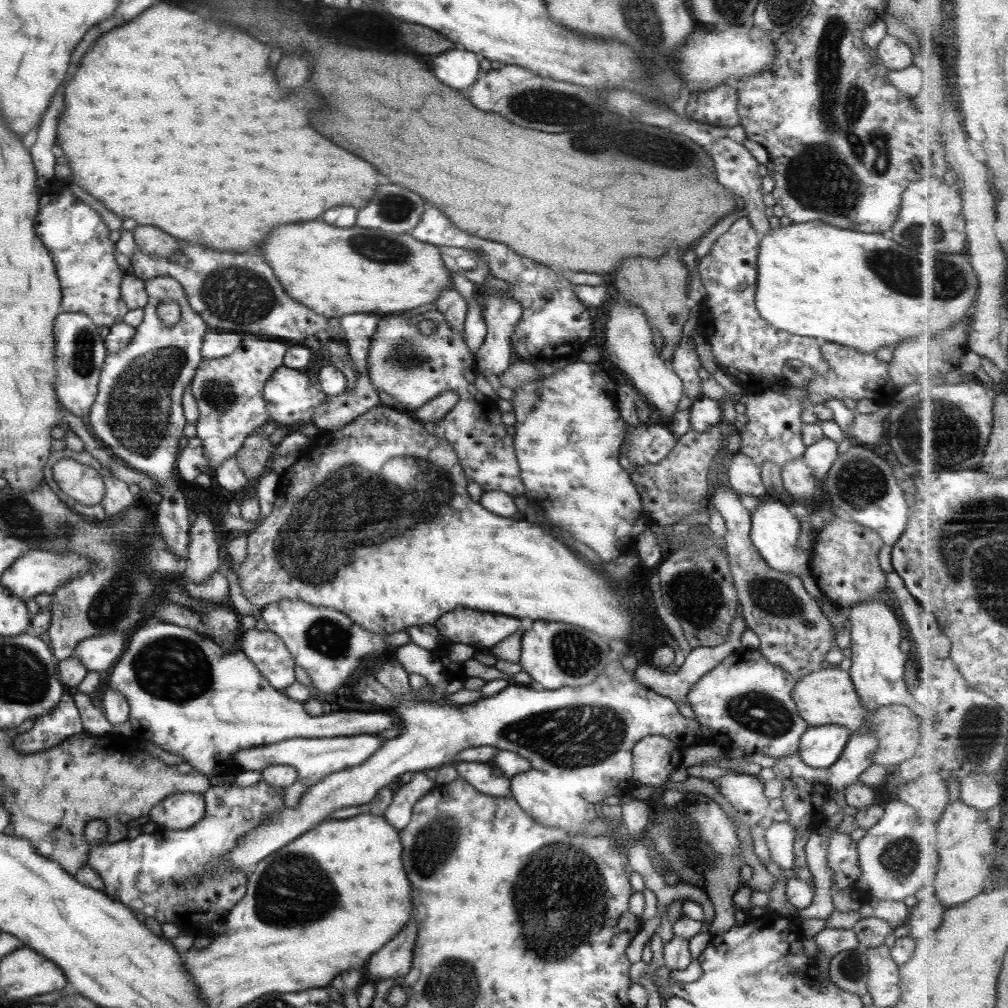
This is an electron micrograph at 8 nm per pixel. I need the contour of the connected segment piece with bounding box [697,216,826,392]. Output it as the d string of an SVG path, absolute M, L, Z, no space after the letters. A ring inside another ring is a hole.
M740 216L732 222L727 231L717 236L711 244L709 252L699 260L699 266L697 266L697 272L706 293L700 303L699 327L701 328L701 334L709 343L711 354L715 358L719 369L728 374L744 390L754 392L768 390L773 384L786 384L783 375L781 375L781 368L783 368L783 363L787 359L795 359L807 364L814 374L819 374L819 376L825 374L826 368L825 360L821 358L820 341L777 330L767 324L755 309L757 252L759 252L761 237L761 234L755 231L747 216Z

